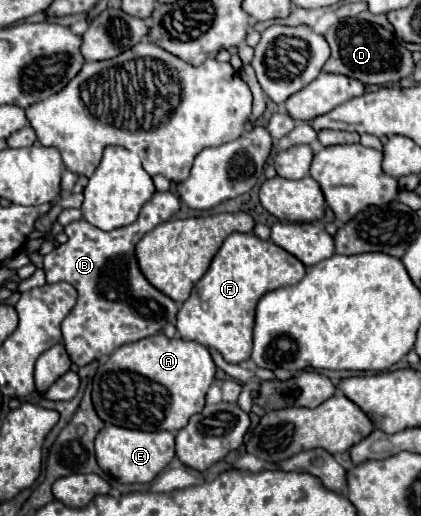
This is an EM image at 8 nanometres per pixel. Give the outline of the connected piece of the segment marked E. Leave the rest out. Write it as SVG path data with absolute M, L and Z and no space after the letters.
M108 426L96 436L96 458L104 472L110 472L124 484L142 482L148 484L156 478L156 474L166 468L174 458L174 434L166 430L158 432L142 432L128 430L120 426Z

